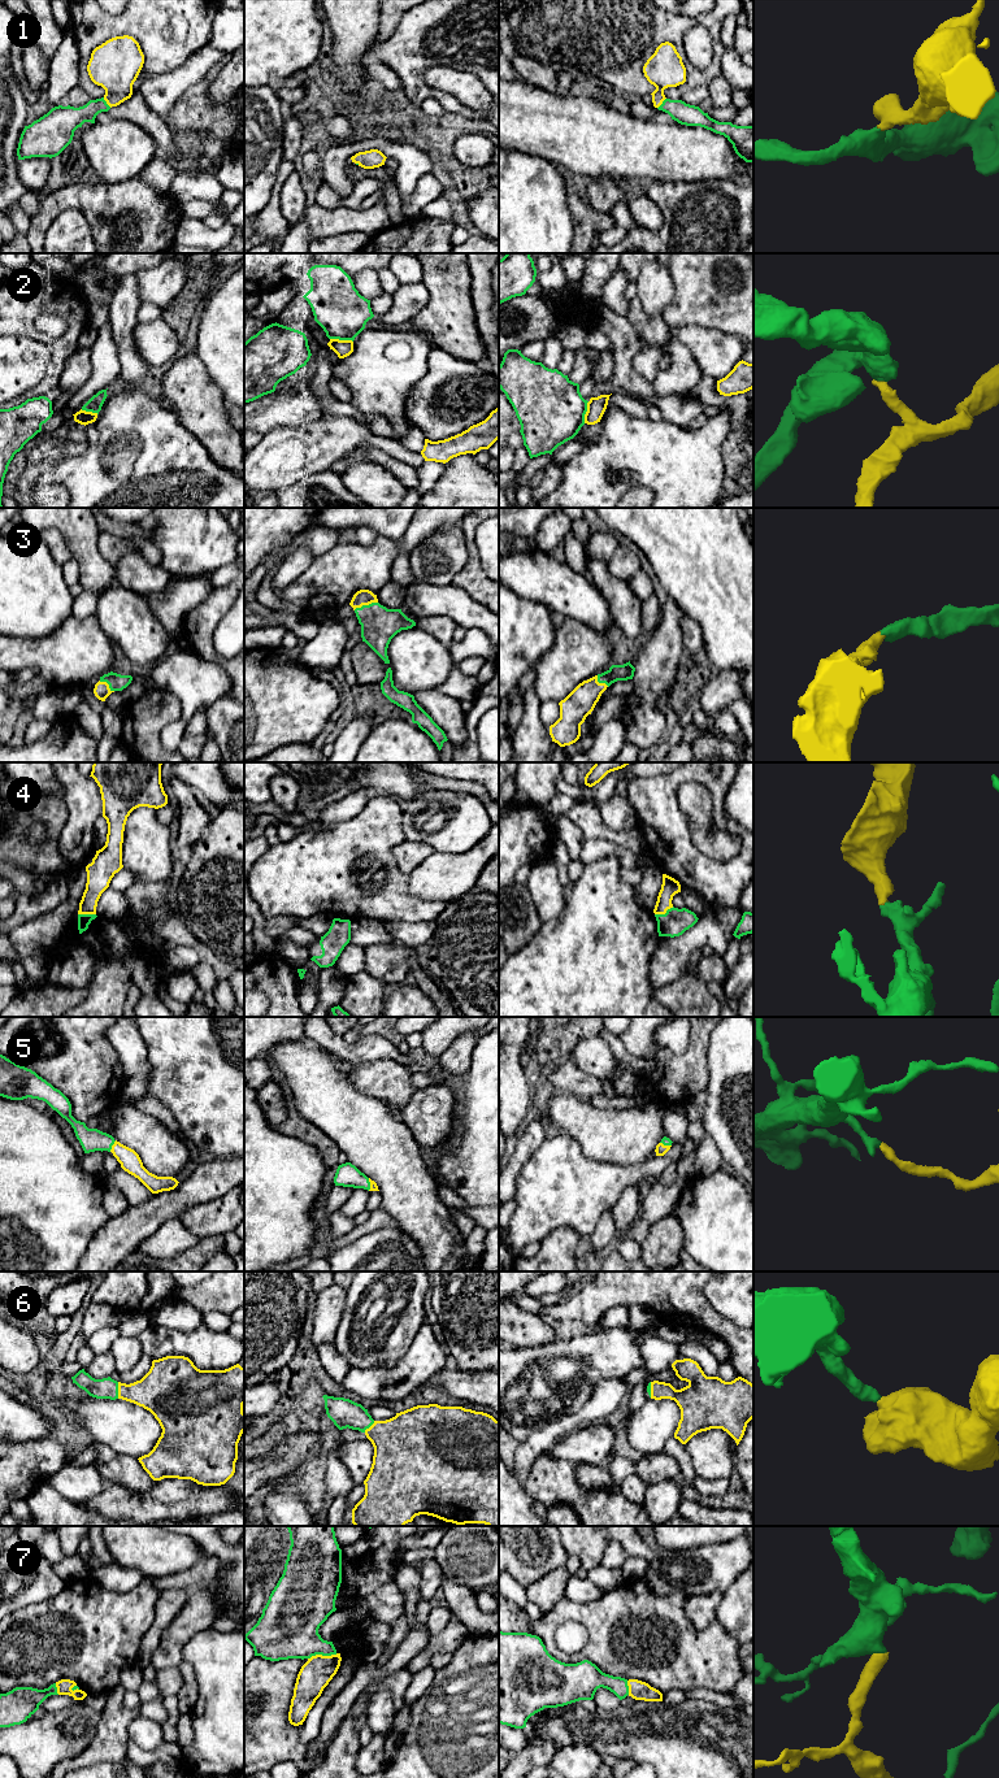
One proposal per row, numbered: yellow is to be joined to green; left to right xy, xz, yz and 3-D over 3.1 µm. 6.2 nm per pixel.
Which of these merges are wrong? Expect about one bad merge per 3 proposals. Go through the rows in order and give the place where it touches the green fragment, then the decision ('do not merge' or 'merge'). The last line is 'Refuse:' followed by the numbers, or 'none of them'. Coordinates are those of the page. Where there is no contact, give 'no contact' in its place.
1: xy (105, 103) | merge
2: xz (342, 339) | do not merge
3: xz (365, 605) | merge
4: yz (665, 913) | merge
5: xy (112, 1144) | merge
6: xy (117, 1390) | merge
7: xz (322, 1655) | merge
Refuse: 2

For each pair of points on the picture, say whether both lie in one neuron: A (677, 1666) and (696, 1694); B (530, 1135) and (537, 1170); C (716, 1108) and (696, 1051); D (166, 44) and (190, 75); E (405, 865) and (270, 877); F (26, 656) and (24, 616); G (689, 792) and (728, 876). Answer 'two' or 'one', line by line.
A: two
B: two
C: two
D: two
E: two
F: two
G: two

